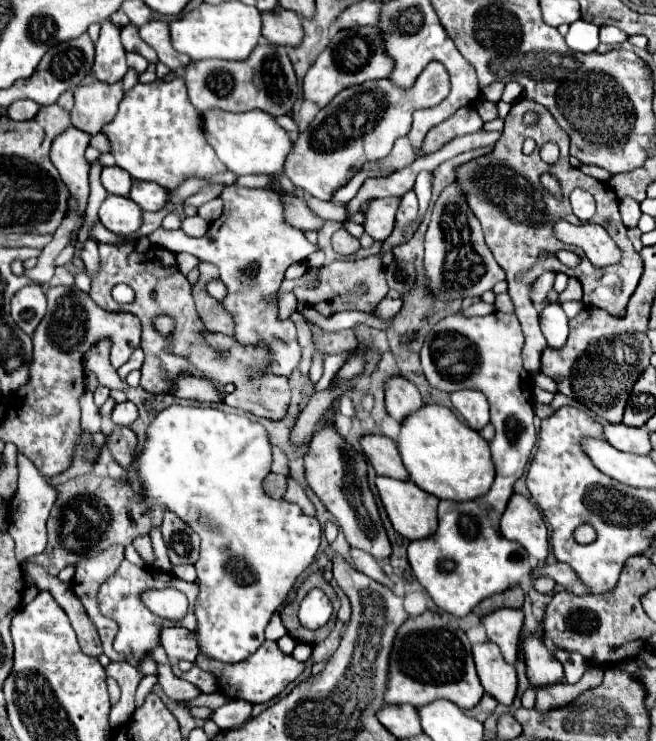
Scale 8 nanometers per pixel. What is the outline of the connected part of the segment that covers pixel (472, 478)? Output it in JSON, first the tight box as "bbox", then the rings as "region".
{"bbox":[398,404,496,502],"region":[[[430,404],[430,406],[422,406],[420,410],[416,410],[416,414],[410,414],[410,418],[402,422],[402,430],[398,436],[398,448],[400,448],[400,456],[404,460],[406,470],[410,472],[410,480],[416,486],[420,486],[424,492],[440,500],[454,500],[454,502],[476,500],[488,492],[496,476],[488,442],[476,430],[460,422],[446,406]]]}

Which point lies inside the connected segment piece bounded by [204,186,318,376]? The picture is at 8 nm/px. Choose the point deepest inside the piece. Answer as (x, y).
(256, 245)

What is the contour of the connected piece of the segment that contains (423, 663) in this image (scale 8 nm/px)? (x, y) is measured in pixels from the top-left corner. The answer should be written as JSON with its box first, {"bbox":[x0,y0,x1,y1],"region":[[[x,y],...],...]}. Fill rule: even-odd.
{"bbox":[384,612,484,708],"region":[[[424,612],[408,618],[396,634],[396,642],[390,654],[390,680],[384,700],[388,704],[426,706],[434,700],[446,698],[460,708],[474,708],[484,696],[474,662],[472,648],[462,630],[452,630],[440,614]]]}

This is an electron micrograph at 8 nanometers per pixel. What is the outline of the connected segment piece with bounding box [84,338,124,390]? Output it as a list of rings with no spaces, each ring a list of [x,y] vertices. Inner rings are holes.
[[[108,338],[96,342],[86,354],[84,354],[84,368],[94,372],[98,376],[100,386],[124,390],[124,382],[118,378],[116,370],[110,364],[110,342]]]

